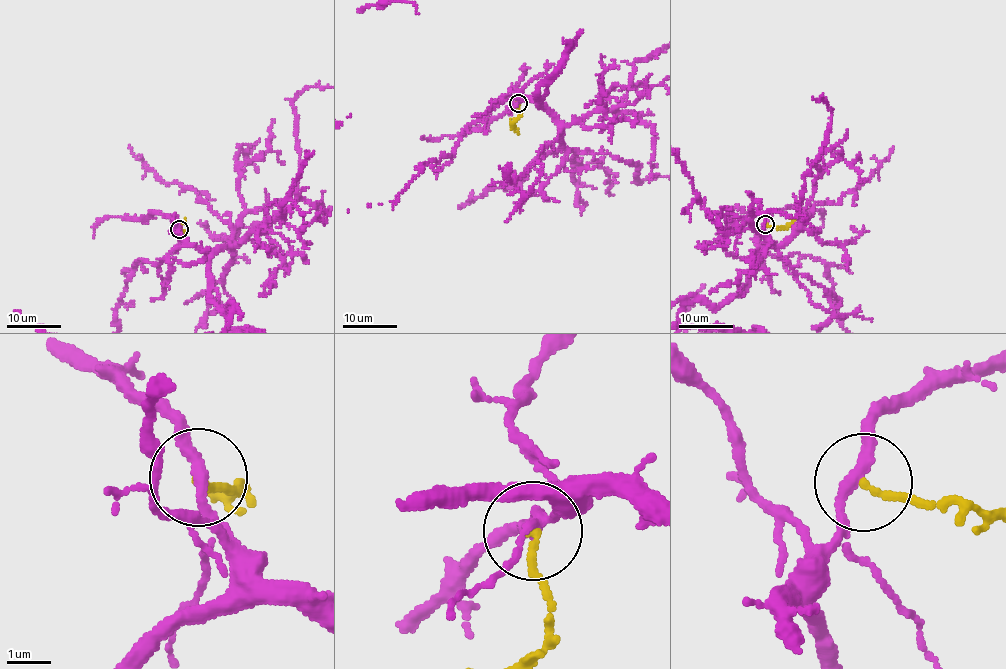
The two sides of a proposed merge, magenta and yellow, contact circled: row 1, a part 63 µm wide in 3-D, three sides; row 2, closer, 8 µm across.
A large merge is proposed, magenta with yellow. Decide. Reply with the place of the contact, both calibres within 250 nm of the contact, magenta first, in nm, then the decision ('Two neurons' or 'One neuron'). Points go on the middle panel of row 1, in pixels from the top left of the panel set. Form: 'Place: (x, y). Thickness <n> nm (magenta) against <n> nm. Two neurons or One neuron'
Place: (518, 103). Thickness 260 nm (magenta) against 170 nm. Two neurons

